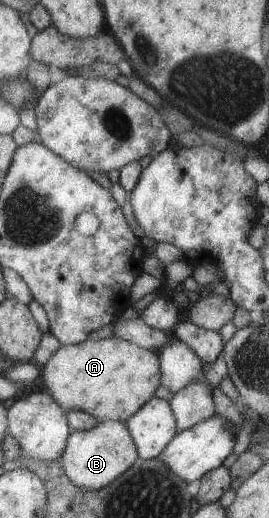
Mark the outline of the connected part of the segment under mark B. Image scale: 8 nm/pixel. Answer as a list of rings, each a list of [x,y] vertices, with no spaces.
[[[100,420],[91,430],[72,430],[69,433],[67,446],[60,461],[65,474],[74,485],[90,491],[99,491],[128,471],[138,459],[139,455],[126,423]]]

